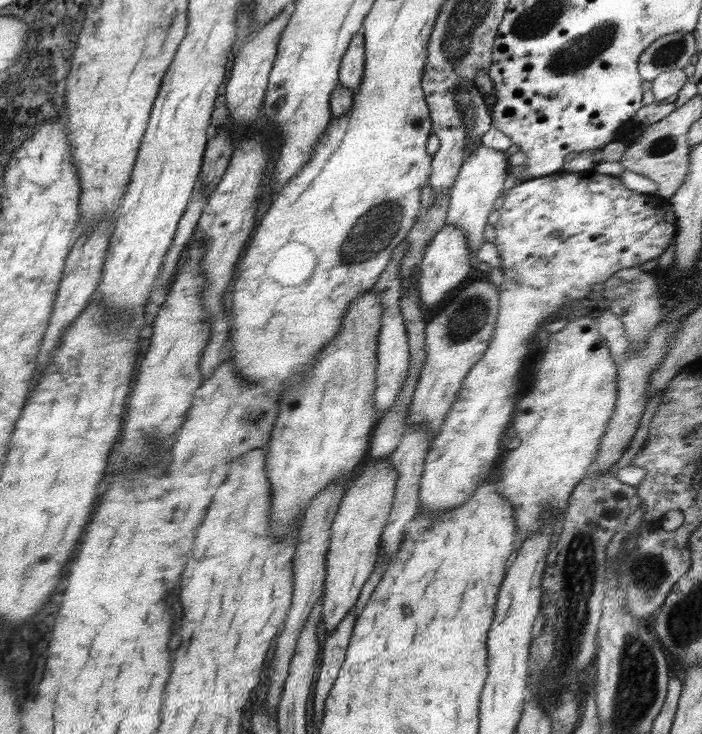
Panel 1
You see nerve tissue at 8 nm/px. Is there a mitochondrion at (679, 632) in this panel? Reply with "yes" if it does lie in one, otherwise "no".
yes

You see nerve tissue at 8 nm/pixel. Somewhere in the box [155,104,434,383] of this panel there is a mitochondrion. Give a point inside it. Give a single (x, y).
(375, 228)

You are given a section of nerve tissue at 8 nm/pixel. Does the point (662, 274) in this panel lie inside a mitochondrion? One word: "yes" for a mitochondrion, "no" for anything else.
no

